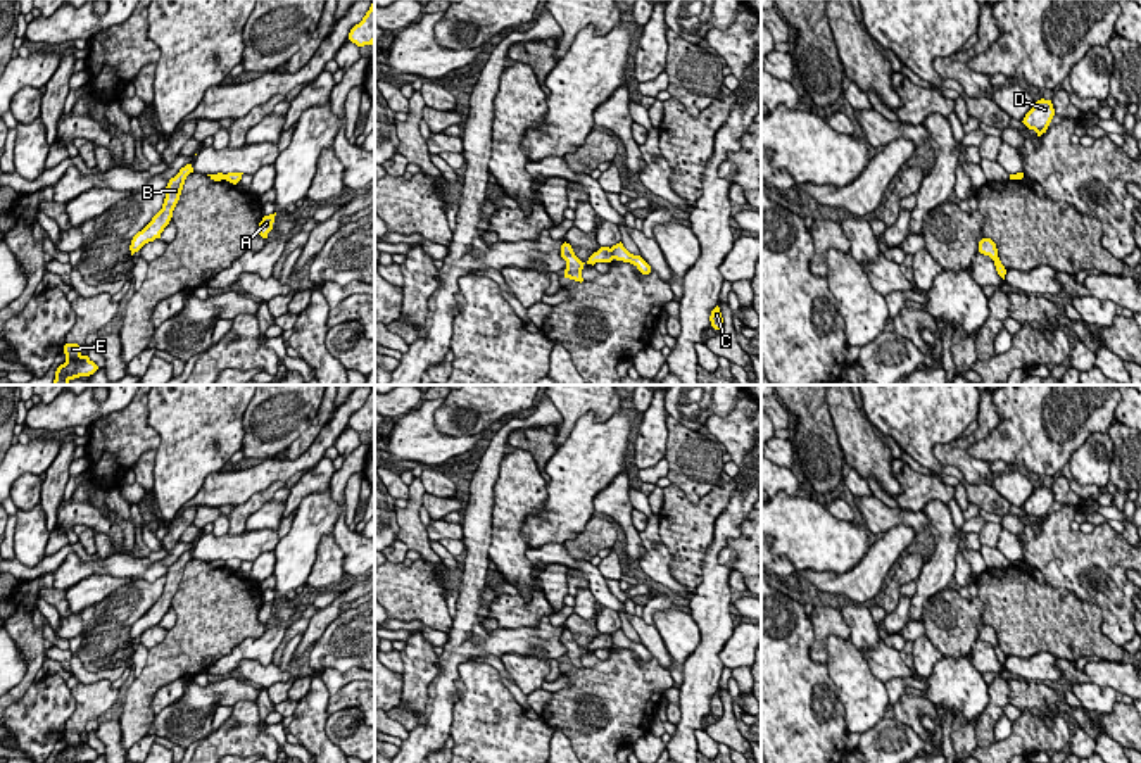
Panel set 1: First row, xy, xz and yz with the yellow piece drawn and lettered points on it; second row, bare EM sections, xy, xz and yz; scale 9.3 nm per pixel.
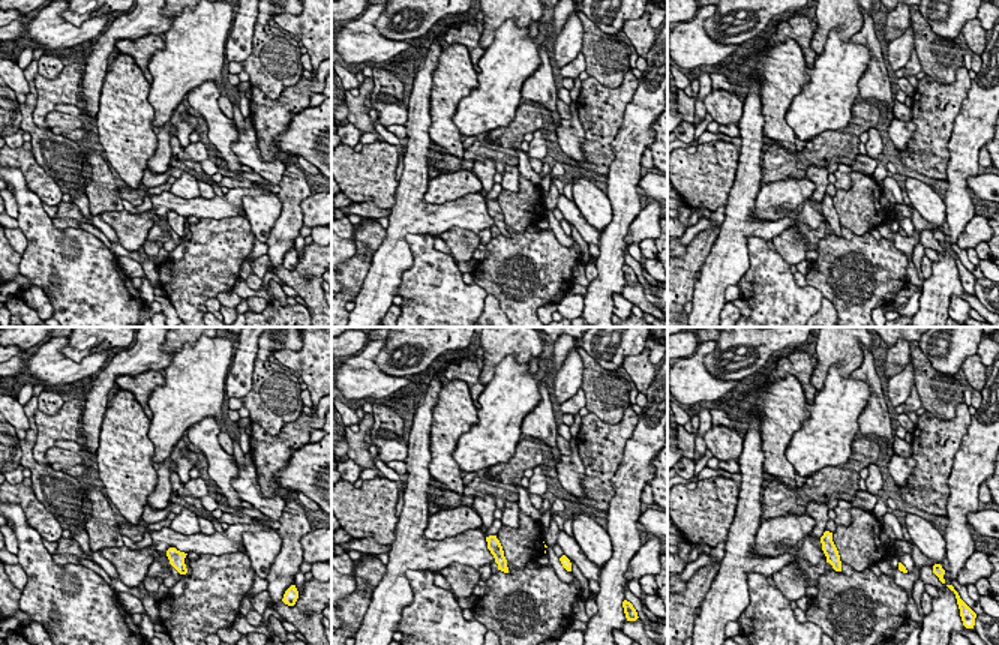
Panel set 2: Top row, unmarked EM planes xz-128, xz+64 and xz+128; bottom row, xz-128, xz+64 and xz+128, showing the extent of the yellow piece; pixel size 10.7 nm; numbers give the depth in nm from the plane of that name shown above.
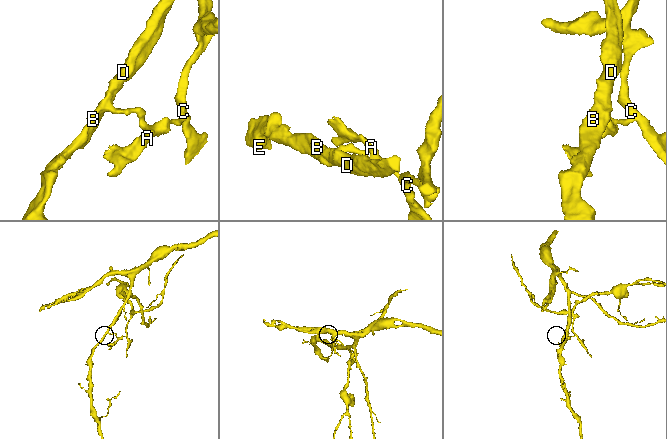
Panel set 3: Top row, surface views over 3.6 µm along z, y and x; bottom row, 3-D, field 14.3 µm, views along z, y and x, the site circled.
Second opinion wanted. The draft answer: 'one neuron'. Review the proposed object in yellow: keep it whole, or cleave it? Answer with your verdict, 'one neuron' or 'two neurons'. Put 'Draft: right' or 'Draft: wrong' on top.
Draft: wrong
two neurons

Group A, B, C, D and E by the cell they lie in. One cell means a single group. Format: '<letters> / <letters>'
A C / B D E

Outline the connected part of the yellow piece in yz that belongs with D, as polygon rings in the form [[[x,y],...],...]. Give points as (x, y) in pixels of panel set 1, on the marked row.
[[[1041,98],[1034,102],[1032,109],[1025,114],[1022,123],[1029,129],[1034,129],[1037,136],[1041,136],[1043,133],[1046,133],[1053,116],[1055,116],[1055,109],[1051,100]]]

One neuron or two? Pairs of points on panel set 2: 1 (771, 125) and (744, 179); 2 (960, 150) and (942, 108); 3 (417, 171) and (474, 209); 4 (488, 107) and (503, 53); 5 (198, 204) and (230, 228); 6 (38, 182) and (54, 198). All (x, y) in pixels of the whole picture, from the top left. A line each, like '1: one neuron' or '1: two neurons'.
1: two neurons
2: two neurons
3: one neuron
4: one neuron
5: two neurons
6: one neuron

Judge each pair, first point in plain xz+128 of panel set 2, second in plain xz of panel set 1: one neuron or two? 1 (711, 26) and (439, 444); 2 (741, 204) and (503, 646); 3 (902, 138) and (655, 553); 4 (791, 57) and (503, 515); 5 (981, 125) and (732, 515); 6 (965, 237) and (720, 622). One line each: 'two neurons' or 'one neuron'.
1: two neurons
2: one neuron
3: one neuron
4: one neuron
5: one neuron
6: two neurons

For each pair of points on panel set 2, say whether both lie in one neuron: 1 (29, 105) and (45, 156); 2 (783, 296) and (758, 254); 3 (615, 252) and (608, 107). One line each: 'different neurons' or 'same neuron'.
1: same neuron
2: same neuron
3: different neurons

